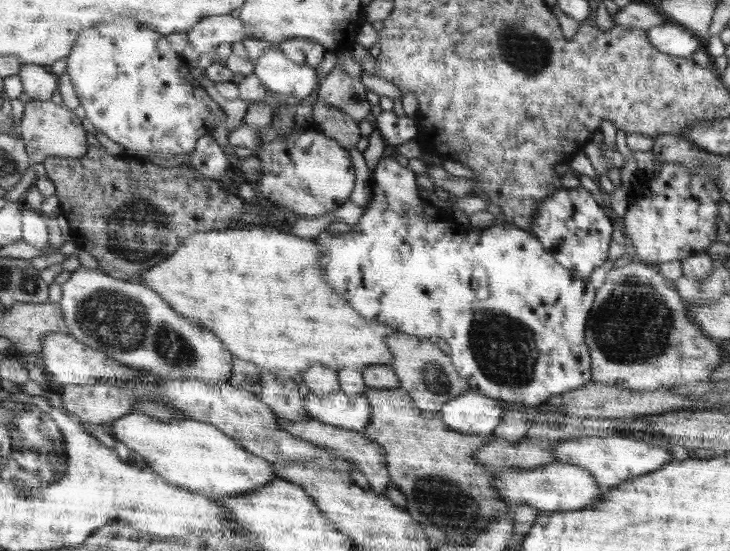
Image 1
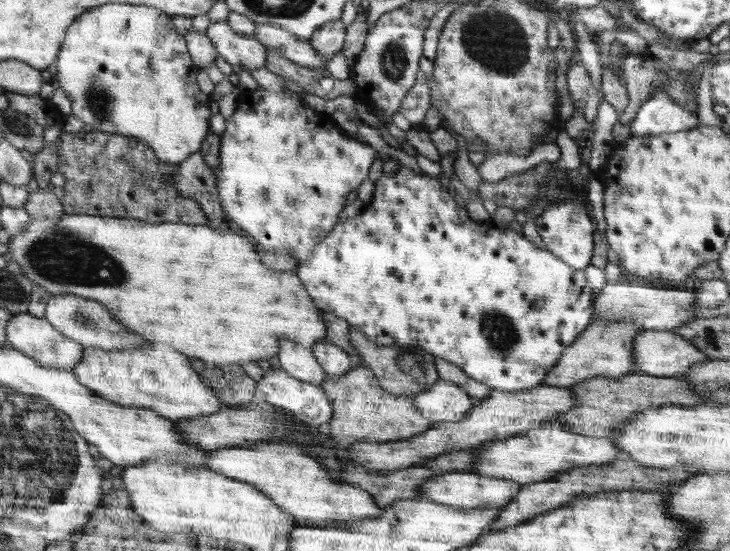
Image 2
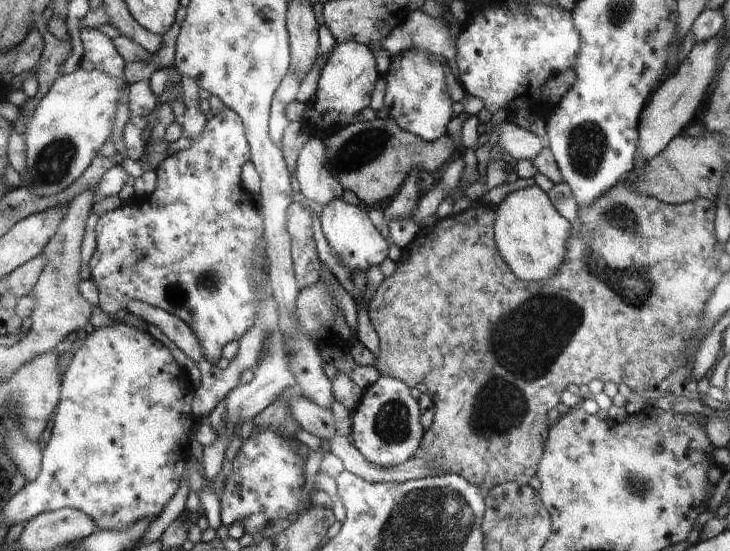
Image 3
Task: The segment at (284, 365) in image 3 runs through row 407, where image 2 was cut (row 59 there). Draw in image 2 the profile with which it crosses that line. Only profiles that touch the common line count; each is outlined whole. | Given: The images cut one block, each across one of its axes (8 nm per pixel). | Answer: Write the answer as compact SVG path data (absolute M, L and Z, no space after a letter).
M211 22L204 34L214 43L218 56L225 58L235 69L249 69L250 71L266 67L266 47L256 37L246 37L238 34L224 22Z

